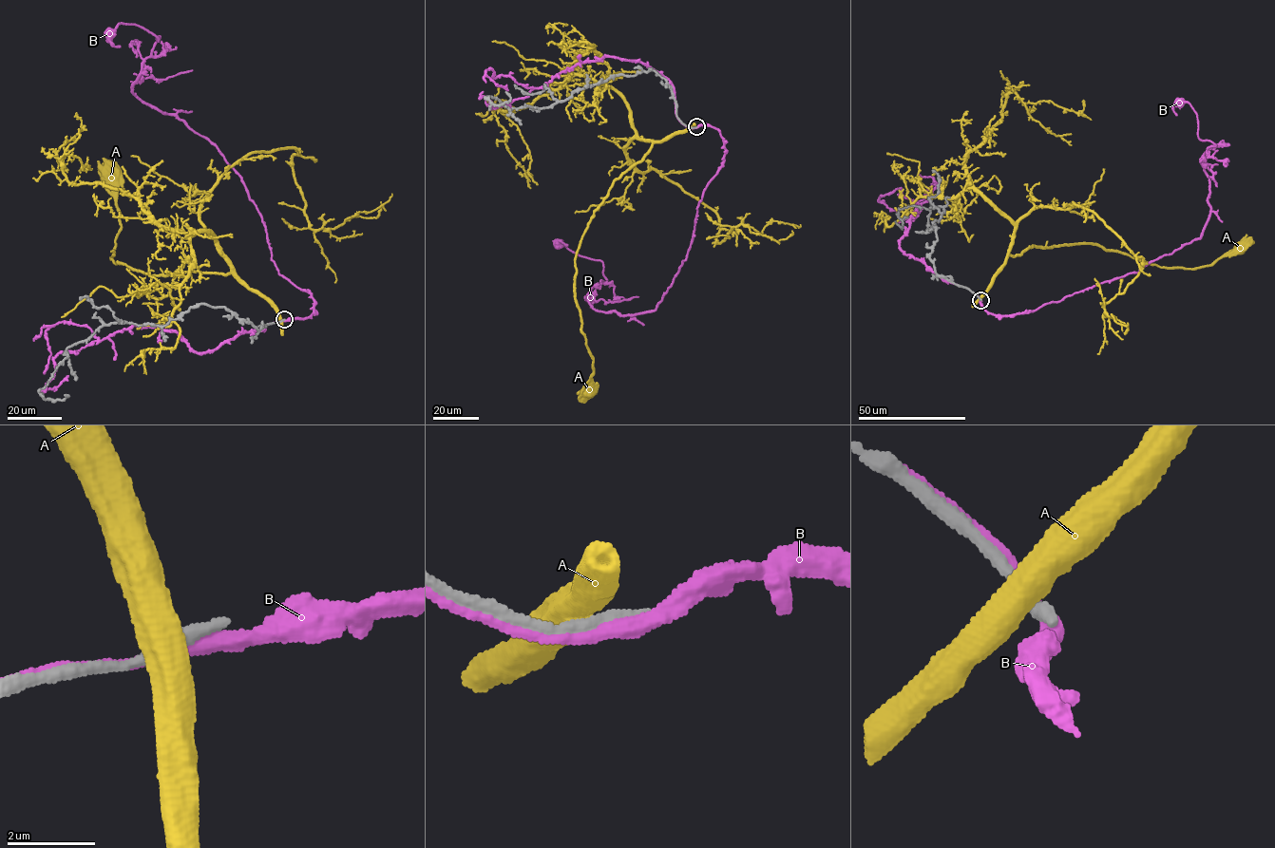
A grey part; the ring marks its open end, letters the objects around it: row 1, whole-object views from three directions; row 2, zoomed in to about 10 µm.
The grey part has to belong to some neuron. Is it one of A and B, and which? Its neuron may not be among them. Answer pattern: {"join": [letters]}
{"join": []}

